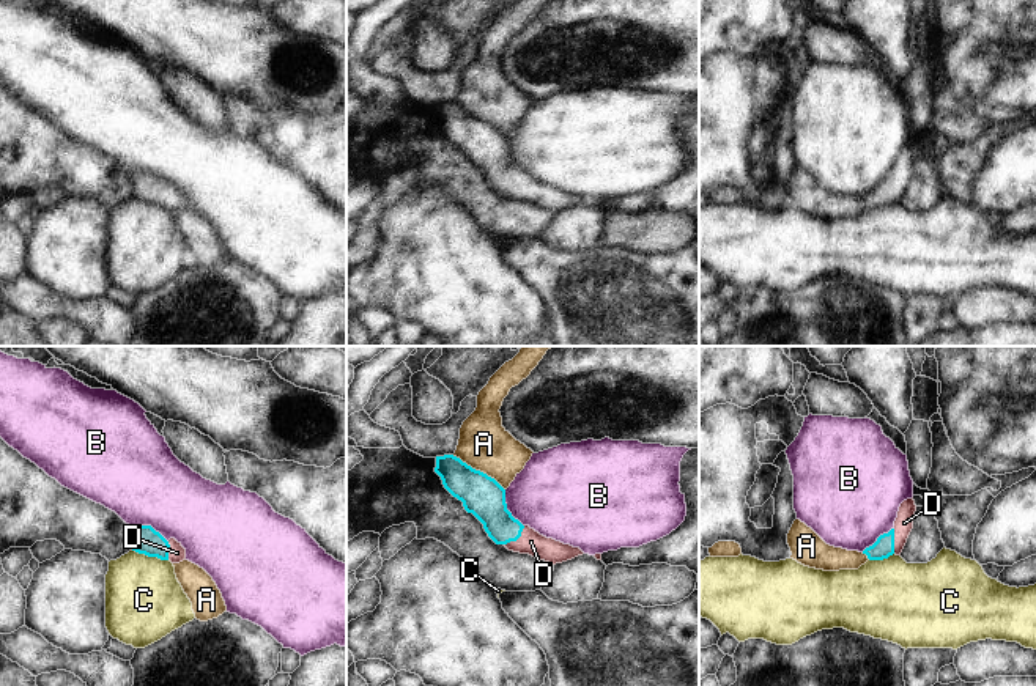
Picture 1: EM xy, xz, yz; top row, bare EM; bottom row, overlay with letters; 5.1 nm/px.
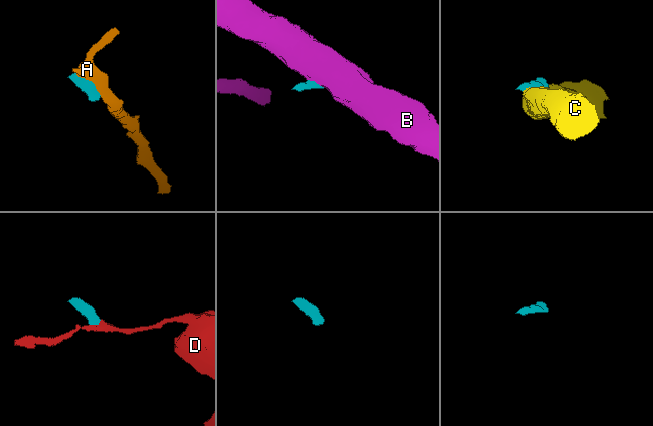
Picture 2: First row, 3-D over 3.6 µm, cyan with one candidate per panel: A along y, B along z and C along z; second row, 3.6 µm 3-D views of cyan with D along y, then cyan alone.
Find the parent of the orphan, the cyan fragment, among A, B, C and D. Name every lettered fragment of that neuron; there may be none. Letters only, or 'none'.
D.

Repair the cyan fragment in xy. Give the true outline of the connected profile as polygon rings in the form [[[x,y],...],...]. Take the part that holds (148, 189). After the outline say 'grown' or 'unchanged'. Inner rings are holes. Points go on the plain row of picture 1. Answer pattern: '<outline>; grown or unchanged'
[[[132,173],[132,198],[145,201],[148,205],[157,205],[161,208],[170,208],[179,211],[186,208],[186,197],[175,186],[168,189],[156,179],[151,173]]]; grown

